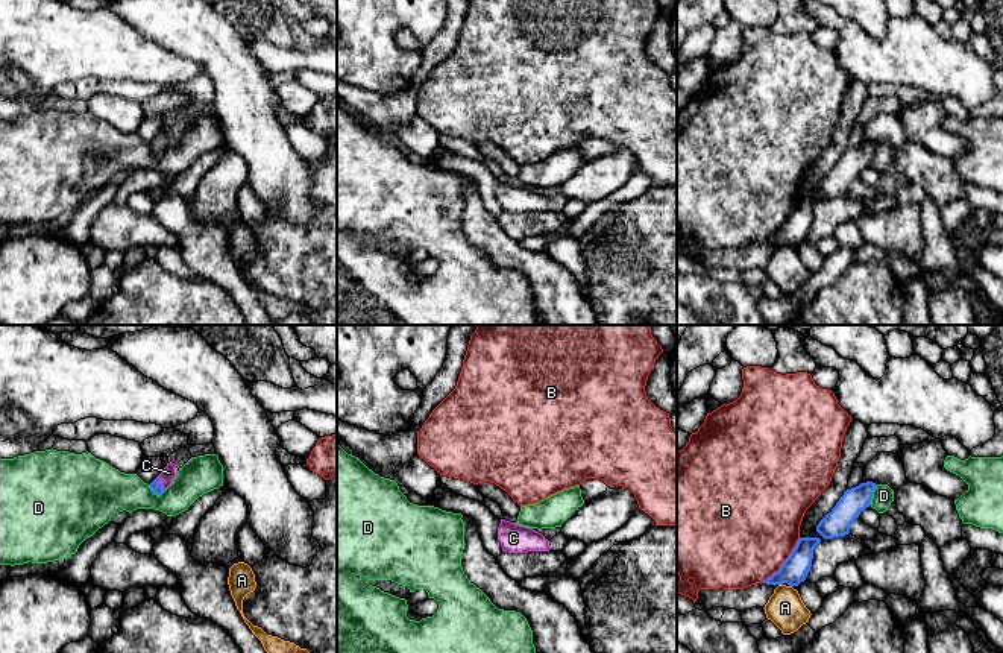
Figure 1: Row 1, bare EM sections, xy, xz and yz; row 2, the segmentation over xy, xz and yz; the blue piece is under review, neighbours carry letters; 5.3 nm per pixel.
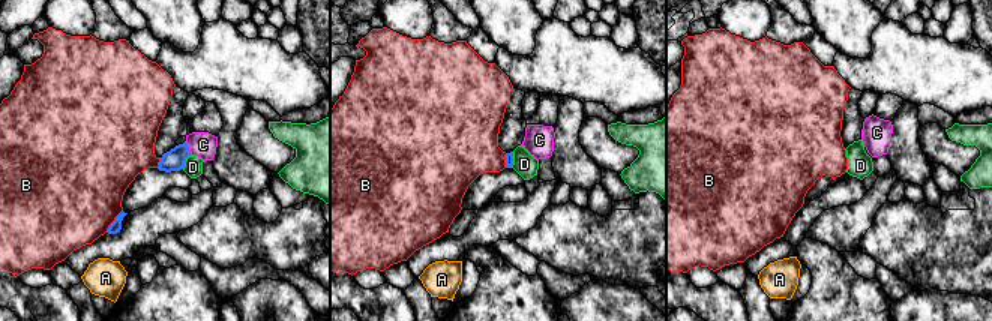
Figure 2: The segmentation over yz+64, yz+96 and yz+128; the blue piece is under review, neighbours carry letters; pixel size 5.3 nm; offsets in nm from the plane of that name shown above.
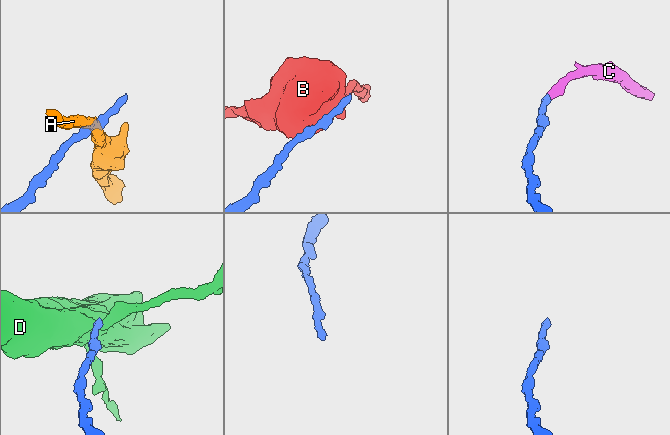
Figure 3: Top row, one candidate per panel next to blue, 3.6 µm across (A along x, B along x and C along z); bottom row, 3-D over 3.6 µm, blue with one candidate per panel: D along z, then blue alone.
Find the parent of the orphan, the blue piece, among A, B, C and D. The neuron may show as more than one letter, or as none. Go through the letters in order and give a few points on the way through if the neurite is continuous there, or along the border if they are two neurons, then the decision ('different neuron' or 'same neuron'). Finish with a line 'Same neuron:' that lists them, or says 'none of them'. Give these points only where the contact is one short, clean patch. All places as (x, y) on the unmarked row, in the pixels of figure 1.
A: border along yz (779, 243), (782, 245); different neuron
B: different neuron
C: runs through xy (157, 148), (160, 143), (169, 132); same neuron
D: border along xy (149, 145), (157, 154), (166, 149); different neuron
Same neuron: C

